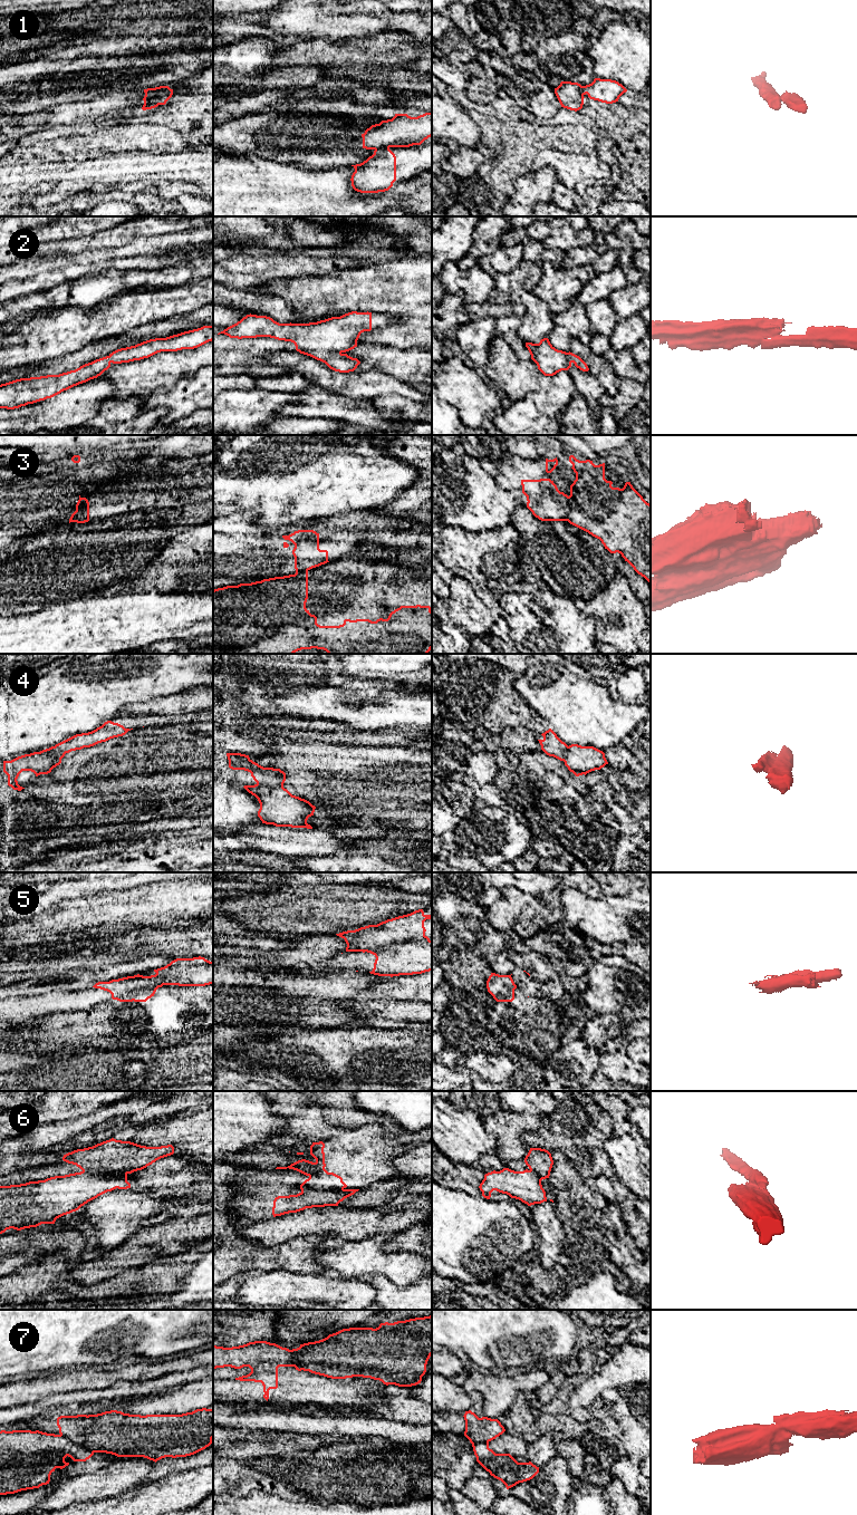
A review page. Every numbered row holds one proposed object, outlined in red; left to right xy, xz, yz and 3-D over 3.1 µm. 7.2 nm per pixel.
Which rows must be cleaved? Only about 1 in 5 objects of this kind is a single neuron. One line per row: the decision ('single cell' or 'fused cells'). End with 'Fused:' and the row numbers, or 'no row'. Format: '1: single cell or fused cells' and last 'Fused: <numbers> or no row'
1: fused cells
2: single cell
3: fused cells
4: fused cells
5: fused cells
6: fused cells
7: fused cells
Fused: 1, 3, 4, 5, 6, 7

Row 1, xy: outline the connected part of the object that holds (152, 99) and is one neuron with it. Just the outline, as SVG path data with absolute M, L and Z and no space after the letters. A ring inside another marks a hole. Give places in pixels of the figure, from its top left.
M163 86L144 89L145 96L143 98L143 110L155 108L158 105L165 105L166 102L172 97L173 94L158 94L157 90L162 87Z

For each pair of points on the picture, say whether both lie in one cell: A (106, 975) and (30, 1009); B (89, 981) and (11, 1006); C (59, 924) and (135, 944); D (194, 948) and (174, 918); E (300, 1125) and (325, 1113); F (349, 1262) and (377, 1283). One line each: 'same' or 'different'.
A: different
B: different
C: different
D: different
E: same
F: different

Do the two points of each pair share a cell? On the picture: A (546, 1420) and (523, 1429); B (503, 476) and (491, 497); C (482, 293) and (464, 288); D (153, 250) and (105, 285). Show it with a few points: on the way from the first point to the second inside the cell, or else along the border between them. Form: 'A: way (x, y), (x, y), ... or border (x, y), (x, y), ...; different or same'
A: border (536, 1414), (536, 1426), (541, 1434); different
B: border (492, 478), (502, 489), (514, 490), (520, 500); different
C: way (478, 290), (469, 288); same
D: border (154, 269), (102, 270); different

